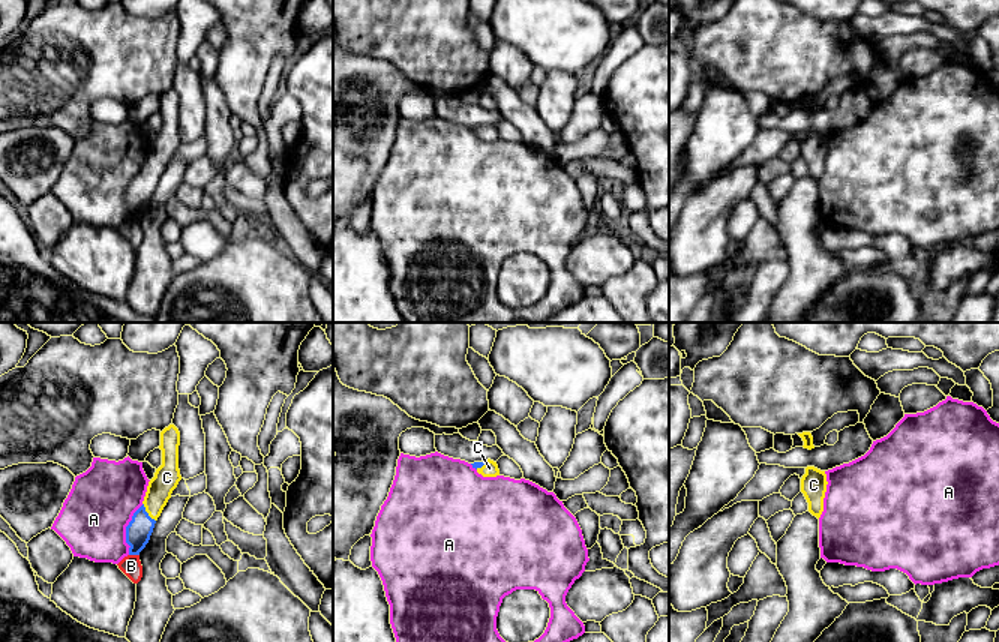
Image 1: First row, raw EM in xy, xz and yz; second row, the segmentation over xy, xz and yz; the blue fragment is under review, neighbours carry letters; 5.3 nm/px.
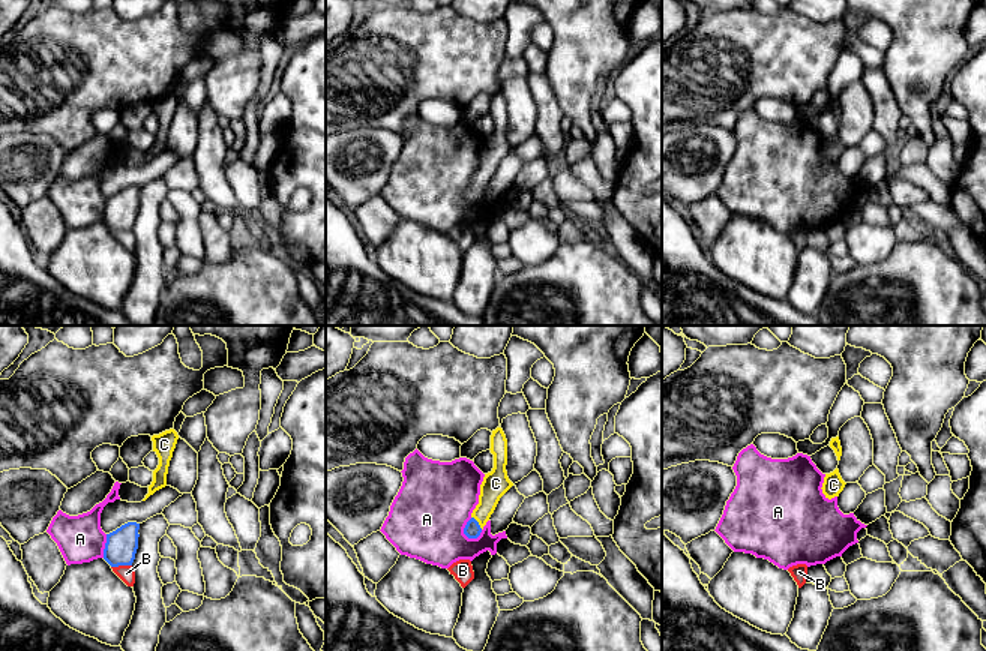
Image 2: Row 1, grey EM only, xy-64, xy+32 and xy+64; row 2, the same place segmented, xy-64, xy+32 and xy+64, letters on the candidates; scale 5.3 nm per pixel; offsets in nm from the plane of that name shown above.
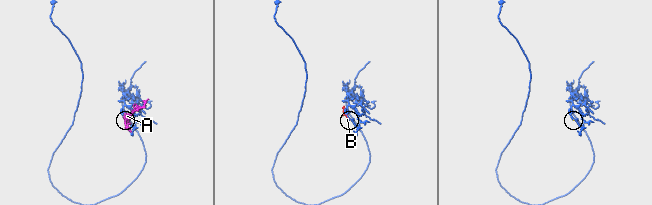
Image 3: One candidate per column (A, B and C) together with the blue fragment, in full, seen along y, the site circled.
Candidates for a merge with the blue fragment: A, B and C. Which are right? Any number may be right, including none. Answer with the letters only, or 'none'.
C

